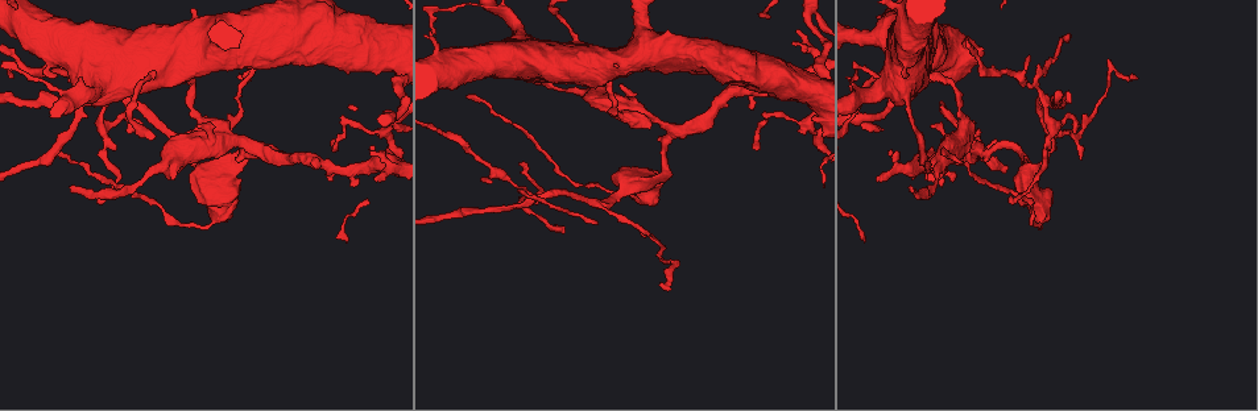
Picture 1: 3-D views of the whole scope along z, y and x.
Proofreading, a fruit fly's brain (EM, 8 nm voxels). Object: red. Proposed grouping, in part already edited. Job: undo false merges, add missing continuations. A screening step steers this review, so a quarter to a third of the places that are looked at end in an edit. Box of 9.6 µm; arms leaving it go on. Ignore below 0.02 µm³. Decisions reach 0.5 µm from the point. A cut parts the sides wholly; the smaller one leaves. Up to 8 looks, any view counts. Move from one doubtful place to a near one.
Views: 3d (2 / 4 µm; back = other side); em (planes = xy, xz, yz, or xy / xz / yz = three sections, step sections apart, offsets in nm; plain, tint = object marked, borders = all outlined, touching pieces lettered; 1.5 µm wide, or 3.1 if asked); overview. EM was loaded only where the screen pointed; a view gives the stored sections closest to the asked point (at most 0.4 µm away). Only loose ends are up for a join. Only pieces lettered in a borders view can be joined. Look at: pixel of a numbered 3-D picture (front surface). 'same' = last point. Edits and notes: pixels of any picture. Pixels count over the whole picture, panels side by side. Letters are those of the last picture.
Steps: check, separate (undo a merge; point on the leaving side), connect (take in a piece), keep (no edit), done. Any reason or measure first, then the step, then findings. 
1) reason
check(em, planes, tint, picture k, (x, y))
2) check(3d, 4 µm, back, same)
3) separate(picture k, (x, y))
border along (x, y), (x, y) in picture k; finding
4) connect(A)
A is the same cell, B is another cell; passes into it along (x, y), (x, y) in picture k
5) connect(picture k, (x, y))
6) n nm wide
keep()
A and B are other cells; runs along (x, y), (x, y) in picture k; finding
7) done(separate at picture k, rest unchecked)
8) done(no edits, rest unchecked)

check(em, planes, borders, picture 1, (216, 217))

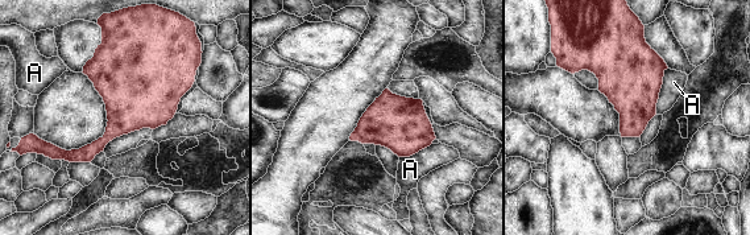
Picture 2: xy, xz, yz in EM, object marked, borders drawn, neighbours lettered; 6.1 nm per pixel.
300 nm wide; A touches over 300 nm
keep()
A is another cell; all the same cell

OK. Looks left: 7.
an open end
check(em, planes, borders, picture 1, (670, 290))

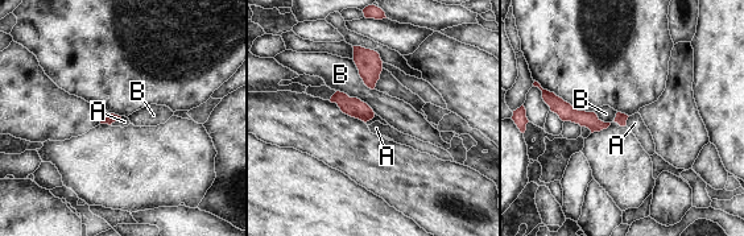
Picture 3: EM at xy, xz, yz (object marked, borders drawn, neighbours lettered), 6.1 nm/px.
keep()
A and B are other cells; border along (122, 116), (110, 124) in picture 3; none of them fits

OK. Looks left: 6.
free end
check(3d, 4 µm, picture 1, (1013, 201))

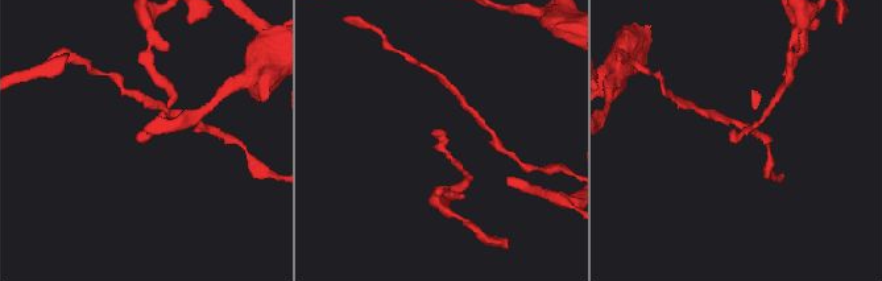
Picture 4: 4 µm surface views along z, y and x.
check(em, planes, borders, picture 4, (731, 139))

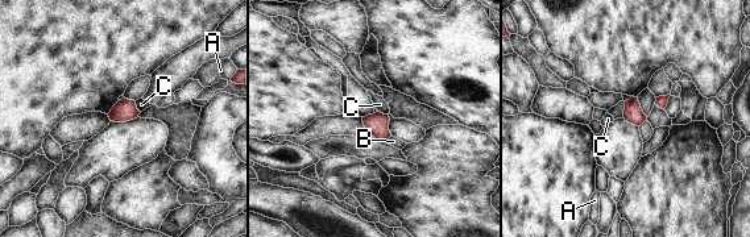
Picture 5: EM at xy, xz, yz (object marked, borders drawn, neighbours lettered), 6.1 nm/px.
keep()
A, B and C are other cells; border along (135, 102), (140, 112) in picture 5; none of them fits

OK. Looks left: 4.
done(no edits, rest unchecked)

